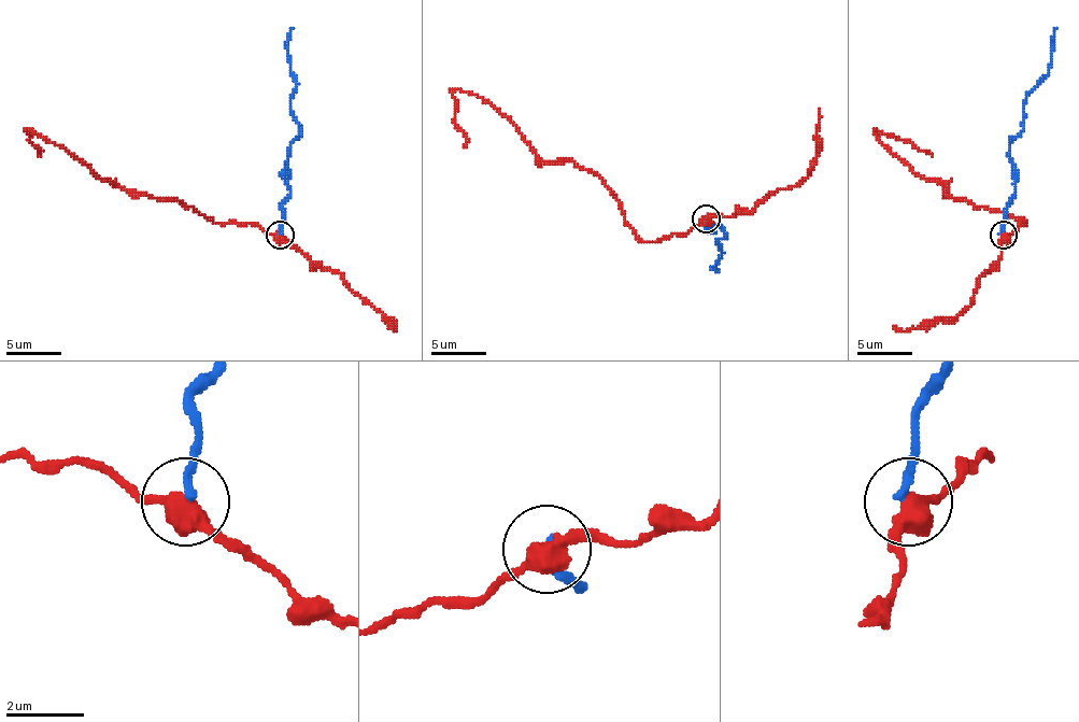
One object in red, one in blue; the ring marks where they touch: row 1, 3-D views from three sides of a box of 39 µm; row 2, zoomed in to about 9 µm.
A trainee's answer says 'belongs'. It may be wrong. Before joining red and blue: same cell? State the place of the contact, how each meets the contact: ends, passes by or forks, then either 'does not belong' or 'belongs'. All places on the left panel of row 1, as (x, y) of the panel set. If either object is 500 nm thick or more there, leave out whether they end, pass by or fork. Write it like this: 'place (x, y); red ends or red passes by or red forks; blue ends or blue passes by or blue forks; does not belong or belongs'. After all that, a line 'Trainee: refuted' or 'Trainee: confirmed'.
place (280, 235); does not belong
Trainee: refuted

